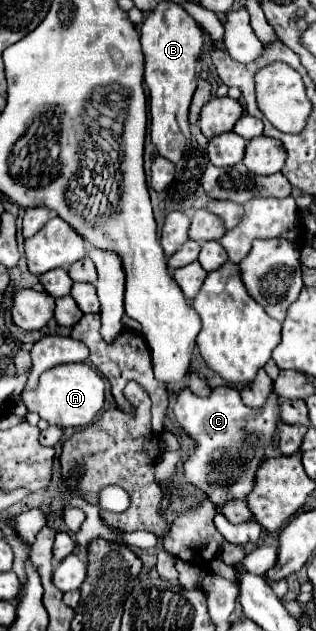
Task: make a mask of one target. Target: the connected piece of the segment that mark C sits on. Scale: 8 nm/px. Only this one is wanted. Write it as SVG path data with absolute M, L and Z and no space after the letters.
M184 385L174 405L174 413L186 433L198 443L184 463L186 479L194 487L200 487L218 507L230 499L244 499L252 491L254 473L264 459L264 447L272 441L276 429L276 393L262 409L254 411L242 403L240 393L232 387L218 387L212 389L210 397L200 397Z

